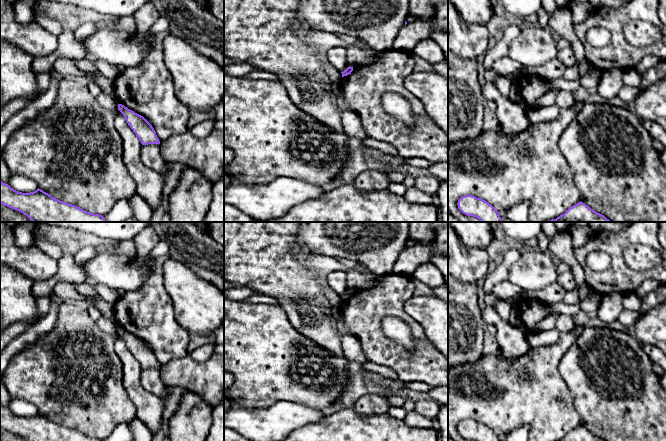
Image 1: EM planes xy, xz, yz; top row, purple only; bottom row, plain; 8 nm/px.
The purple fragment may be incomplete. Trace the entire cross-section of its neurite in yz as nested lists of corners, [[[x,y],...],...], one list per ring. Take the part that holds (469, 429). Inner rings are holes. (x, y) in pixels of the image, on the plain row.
[[[465,419],[458,424],[459,434],[473,441],[500,441],[499,436],[487,425],[472,419]]]

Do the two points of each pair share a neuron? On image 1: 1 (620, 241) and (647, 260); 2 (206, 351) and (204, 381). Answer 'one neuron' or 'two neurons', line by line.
1: two neurons
2: two neurons

